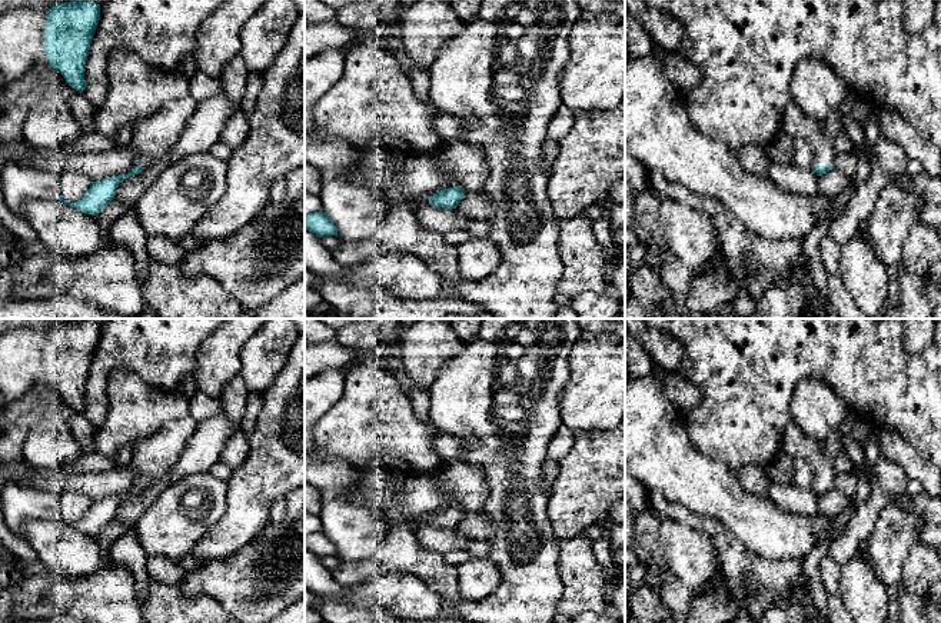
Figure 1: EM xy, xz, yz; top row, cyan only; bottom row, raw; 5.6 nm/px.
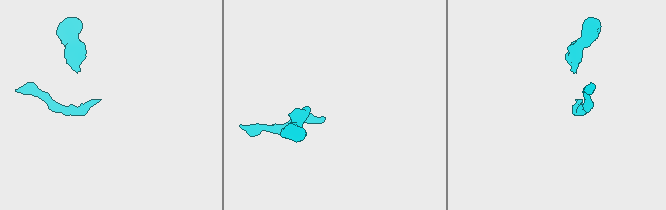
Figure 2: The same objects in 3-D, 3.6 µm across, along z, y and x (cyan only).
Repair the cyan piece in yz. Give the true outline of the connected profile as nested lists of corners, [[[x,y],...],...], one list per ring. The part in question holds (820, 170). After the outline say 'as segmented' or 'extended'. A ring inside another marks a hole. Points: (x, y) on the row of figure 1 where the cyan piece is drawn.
[[[789,100],[784,110],[779,129],[792,139],[805,139],[812,147],[812,170],[817,176],[822,176],[834,169],[835,149],[825,131],[822,121],[805,114],[794,100]]]; extended

